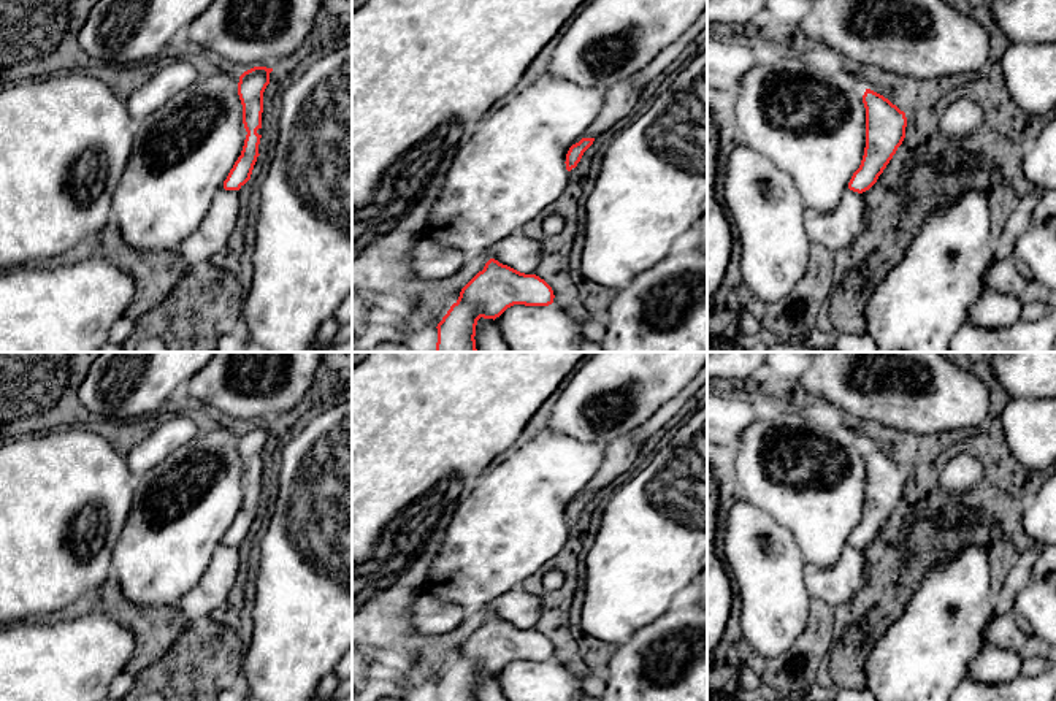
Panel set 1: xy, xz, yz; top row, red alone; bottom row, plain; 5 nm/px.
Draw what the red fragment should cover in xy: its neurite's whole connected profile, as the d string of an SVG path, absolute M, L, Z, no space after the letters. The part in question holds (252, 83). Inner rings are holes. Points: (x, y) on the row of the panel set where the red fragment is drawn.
M254 67L239 76L238 95L243 105L243 124L247 132L241 155L224 181L224 189L216 193L201 224L178 247L187 266L208 268L211 259L228 243L241 219L238 190L251 179L257 162L262 135L263 92L270 84L273 68Z

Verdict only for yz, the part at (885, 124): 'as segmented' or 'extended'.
extended

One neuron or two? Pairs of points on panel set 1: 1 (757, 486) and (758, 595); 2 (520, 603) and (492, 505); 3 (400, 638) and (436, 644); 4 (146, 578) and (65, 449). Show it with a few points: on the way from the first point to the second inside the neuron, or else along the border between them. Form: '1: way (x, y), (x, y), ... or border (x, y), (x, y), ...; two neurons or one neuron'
1: border (741, 495), (788, 528); two neurons
2: border (520, 584), (497, 595), (484, 606); two neurons
3: border (432, 636), (409, 663), (400, 665); two neurons
4: border (133, 498), (122, 530), (113, 546), (110, 570); two neurons

